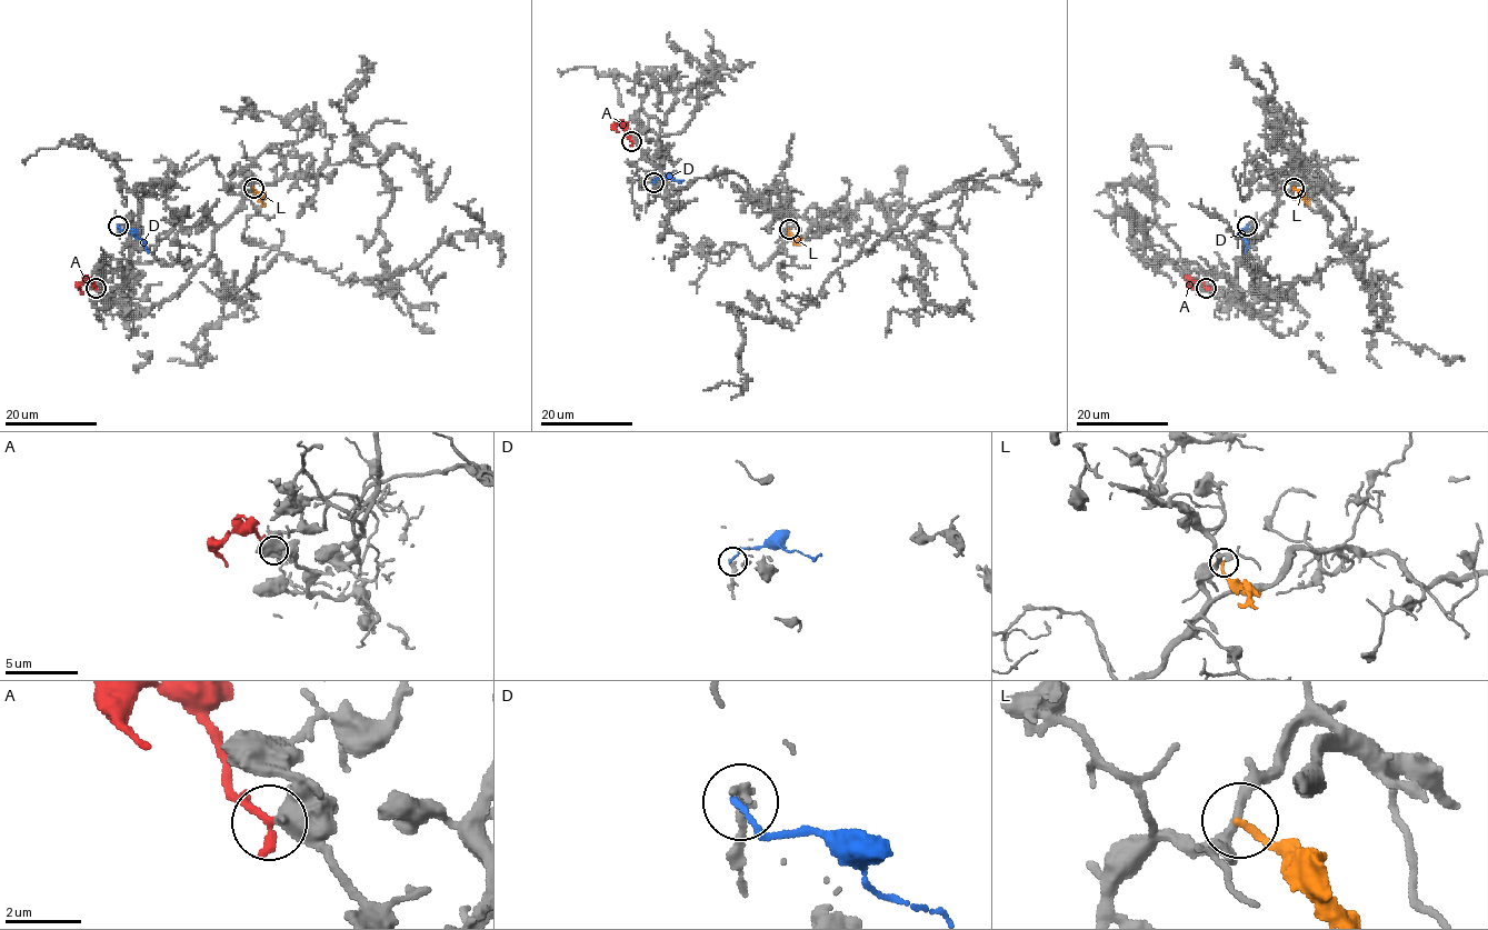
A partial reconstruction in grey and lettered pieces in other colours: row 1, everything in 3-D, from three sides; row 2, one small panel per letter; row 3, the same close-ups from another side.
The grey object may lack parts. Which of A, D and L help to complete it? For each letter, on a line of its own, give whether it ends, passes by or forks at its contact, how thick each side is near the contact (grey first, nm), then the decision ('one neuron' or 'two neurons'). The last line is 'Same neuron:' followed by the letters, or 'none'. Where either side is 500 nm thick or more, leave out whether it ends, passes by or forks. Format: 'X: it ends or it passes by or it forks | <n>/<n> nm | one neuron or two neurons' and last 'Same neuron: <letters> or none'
A: 600/280 nm | one neuron
D: it ends | 280/150 nm | two neurons
L: it ends | 240/180 nm | two neurons
Same neuron: A

